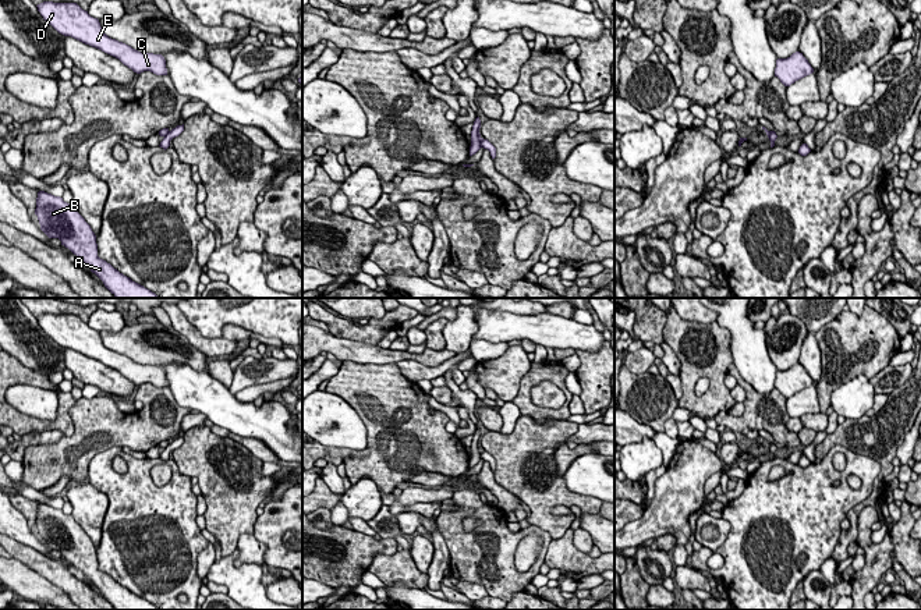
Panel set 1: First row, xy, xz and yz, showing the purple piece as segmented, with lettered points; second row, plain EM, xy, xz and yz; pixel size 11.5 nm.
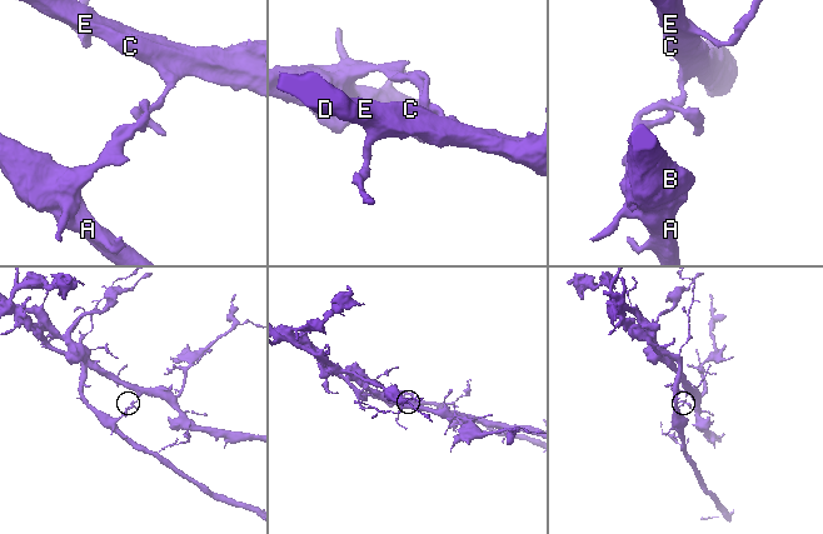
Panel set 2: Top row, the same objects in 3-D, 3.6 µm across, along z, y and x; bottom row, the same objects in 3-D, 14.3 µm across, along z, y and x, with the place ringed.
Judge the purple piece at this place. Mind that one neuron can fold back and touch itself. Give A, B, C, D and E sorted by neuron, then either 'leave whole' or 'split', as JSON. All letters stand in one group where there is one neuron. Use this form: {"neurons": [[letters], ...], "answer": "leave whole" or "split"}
{"neurons": [["A", "B"], ["C", "D", "E"]], "answer": "split"}

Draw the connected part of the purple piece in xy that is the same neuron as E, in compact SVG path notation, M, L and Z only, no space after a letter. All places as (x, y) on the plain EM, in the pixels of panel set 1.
M43 313L36 319L43 331L59 345L71 348L118 370L137 386L150 383L156 387L167 387L166 372L162 366L141 365L123 354L109 350L103 344L99 331L91 329L77 315Z

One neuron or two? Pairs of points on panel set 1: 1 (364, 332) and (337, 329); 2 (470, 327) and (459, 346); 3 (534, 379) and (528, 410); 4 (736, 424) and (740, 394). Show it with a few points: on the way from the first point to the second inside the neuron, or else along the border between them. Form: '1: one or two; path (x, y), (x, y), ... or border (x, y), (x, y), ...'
1: one; path (357, 332), (344, 329)
2: one; path (466, 332), (459, 341)
3: one; path (527, 386), (525, 403)
4: two; border (739, 383), (746, 393), (744, 401)

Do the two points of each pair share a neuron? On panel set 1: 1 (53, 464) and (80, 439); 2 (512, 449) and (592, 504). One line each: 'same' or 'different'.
1: same
2: same

